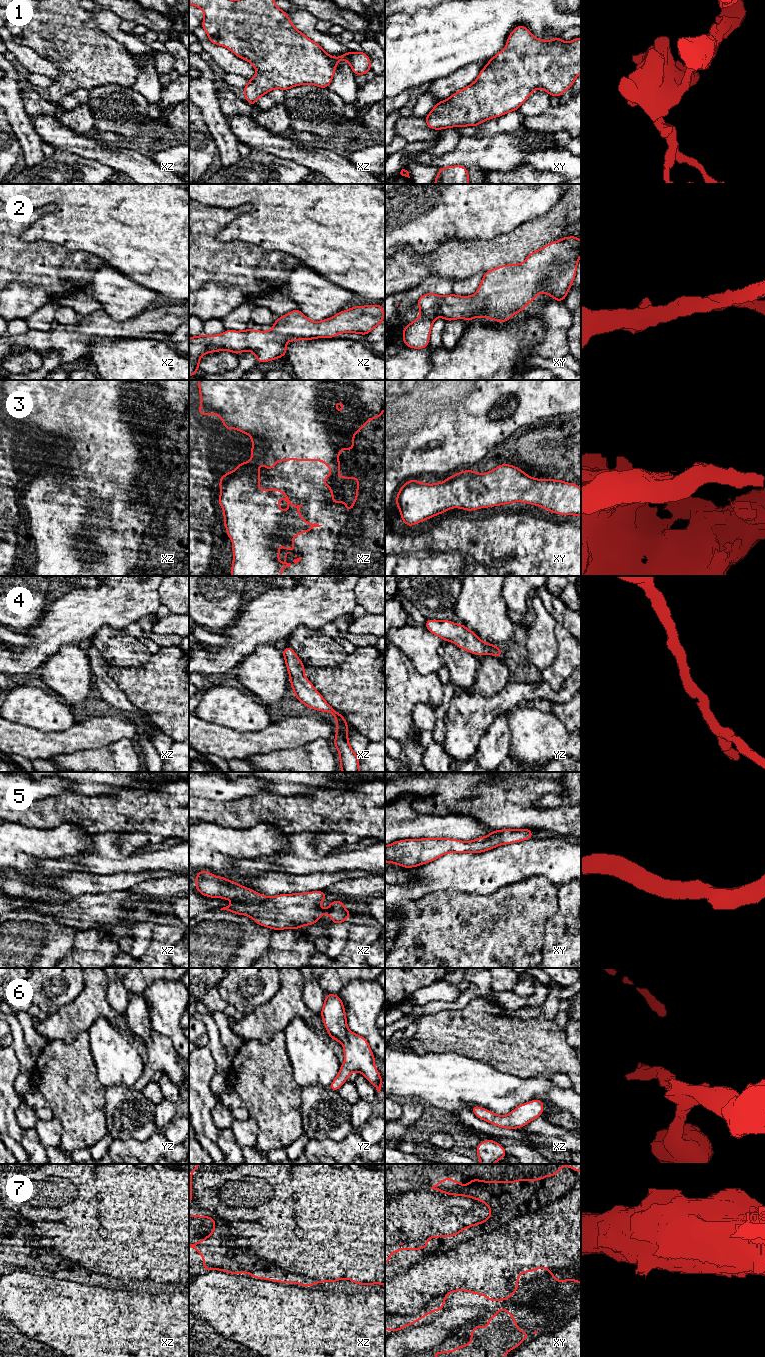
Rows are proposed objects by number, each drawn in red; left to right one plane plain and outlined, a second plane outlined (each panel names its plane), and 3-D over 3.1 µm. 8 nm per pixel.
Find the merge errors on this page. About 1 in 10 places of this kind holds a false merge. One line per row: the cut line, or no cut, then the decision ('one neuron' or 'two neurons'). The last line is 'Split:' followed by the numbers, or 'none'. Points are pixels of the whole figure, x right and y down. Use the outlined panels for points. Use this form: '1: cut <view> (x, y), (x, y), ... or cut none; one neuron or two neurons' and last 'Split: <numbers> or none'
1: cut none; one neuron
2: cut none; one neuron
3: cut none; one neuron
4: cut none; one neuron
5: cut none; one neuron
6: cut none; one neuron
7: cut none; one neuron
Split: none

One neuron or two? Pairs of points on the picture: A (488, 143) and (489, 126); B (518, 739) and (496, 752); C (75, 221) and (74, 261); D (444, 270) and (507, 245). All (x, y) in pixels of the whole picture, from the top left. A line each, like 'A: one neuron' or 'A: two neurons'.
A: two neurons
B: two neurons
C: two neurons
D: one neuron

